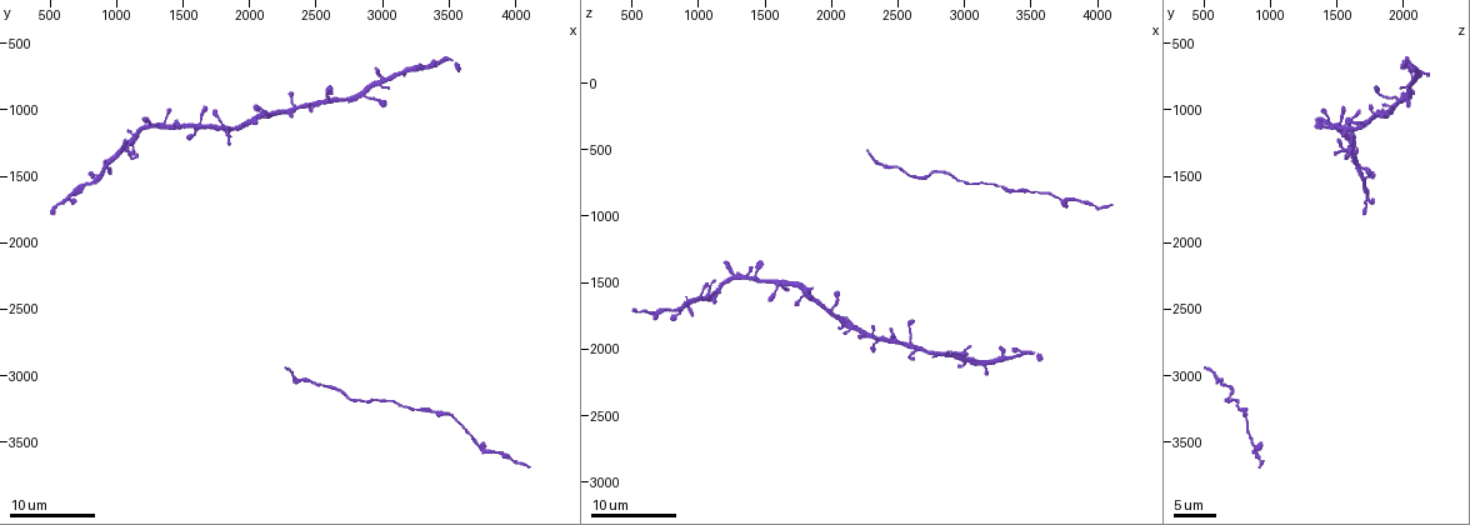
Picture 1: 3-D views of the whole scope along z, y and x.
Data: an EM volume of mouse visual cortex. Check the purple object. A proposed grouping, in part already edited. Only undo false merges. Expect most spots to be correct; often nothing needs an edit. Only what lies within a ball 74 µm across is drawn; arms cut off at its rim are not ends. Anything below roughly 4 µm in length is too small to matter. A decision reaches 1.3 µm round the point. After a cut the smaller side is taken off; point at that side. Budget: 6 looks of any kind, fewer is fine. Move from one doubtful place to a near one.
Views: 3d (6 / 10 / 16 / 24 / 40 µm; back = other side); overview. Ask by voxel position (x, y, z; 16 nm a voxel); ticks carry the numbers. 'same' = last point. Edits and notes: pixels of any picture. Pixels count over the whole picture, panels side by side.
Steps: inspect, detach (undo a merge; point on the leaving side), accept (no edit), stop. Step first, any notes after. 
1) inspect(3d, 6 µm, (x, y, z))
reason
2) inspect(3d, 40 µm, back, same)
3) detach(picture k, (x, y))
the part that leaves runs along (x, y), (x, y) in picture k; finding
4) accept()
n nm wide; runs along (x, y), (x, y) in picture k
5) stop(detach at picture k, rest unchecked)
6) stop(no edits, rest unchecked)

inspect(3d, 16 µm, (2440, 3040, 640))
calibre changes

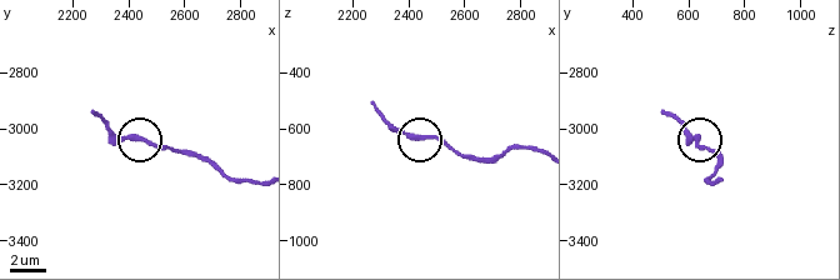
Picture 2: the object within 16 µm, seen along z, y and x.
inspect(3d, 6 µm, (2440, 3030, 620))

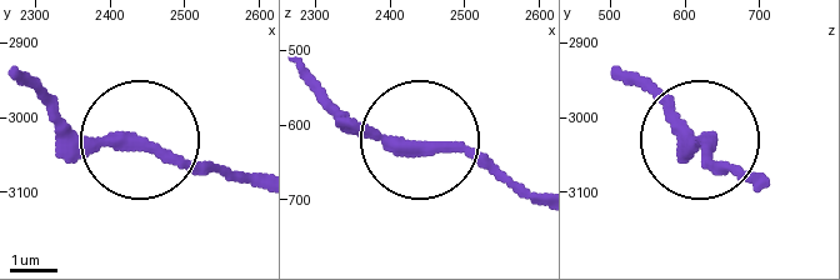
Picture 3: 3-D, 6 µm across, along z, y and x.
accept()
continuous, no second cell

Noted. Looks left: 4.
inspect(3d, 24 µm, (1880, 1160, 1640))
side arm on a straight run

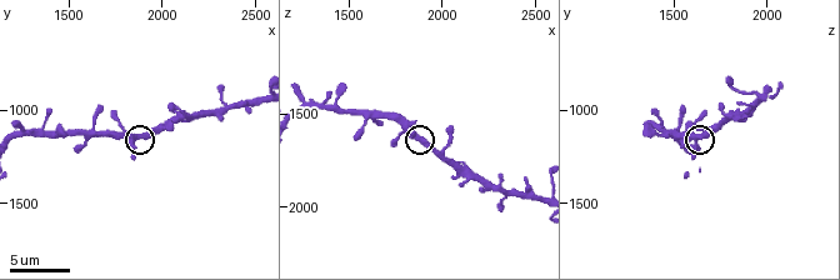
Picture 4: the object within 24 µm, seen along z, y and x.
inspect(3d, 10 µm, (1880, 1140, 1640))
closer look

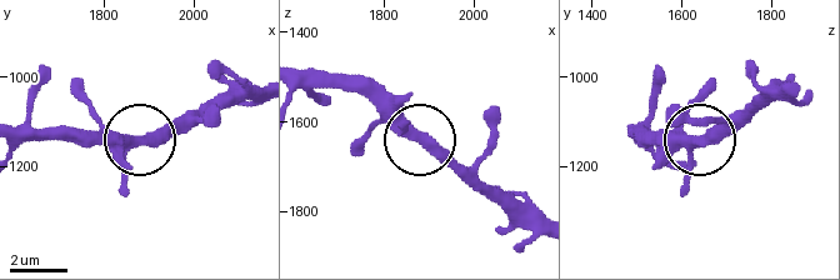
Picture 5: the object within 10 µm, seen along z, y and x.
accept()
side arm 27 µm; runs along (684, 196), (693, 144), (635, 141) in picture 5; continuous, no second cell

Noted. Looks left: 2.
inspect(3d, 16 µm, (660, 1640, 1740))
two arms in line, one across

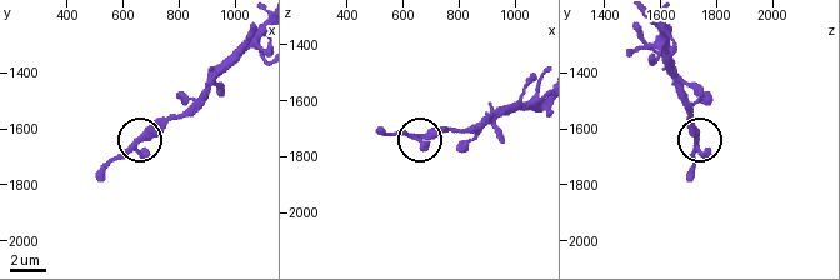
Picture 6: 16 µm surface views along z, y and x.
inspect(3d, 6 µm, (650, 1640, 1730))
closer look

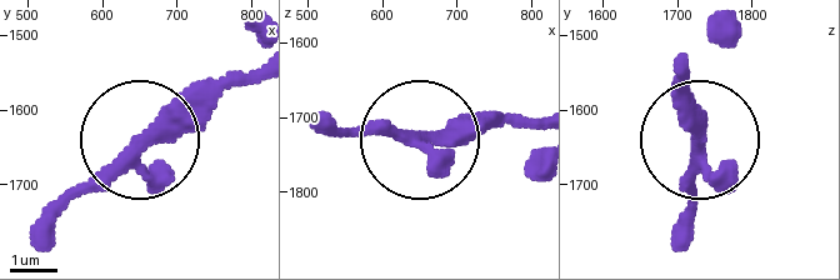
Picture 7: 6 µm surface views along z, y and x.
accept()
runs along (529, 118), (469, 118), (409, 141), (318, 129) in picture 7; one cell here

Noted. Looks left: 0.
stop(no edits, rest unchecked)

